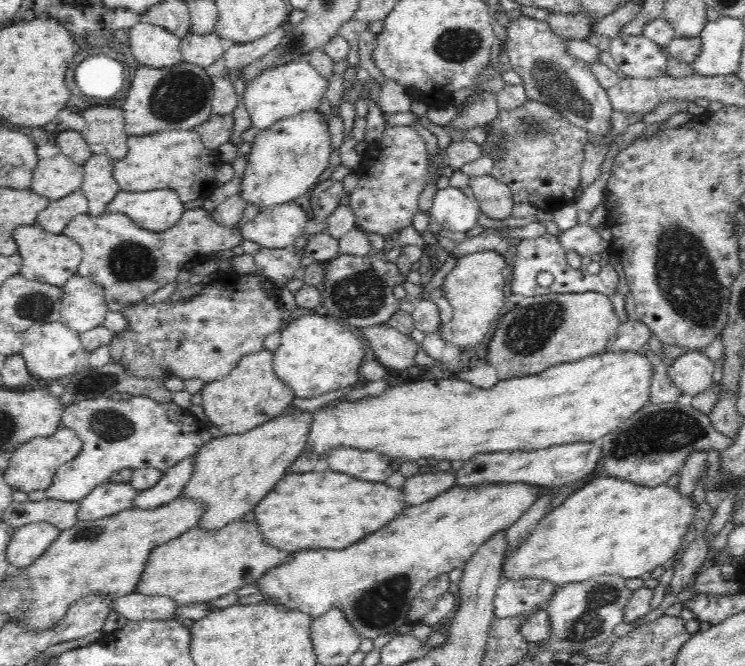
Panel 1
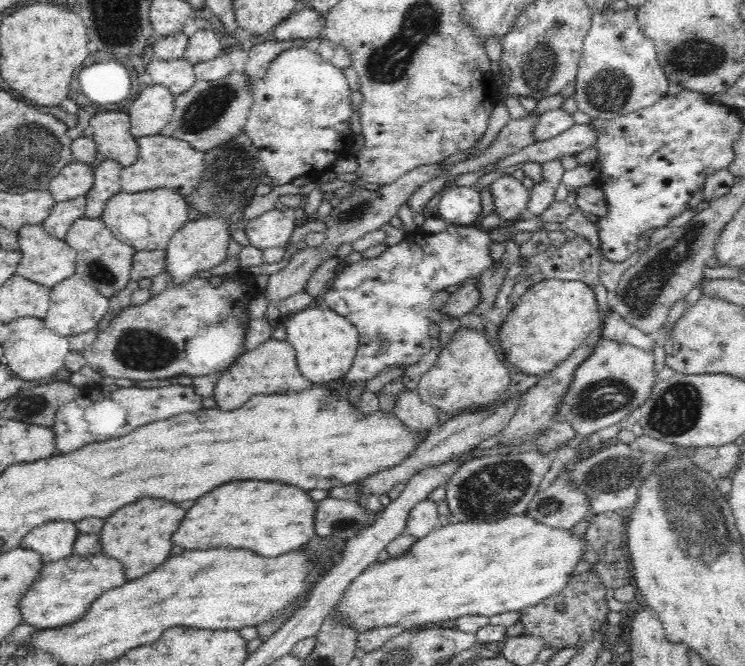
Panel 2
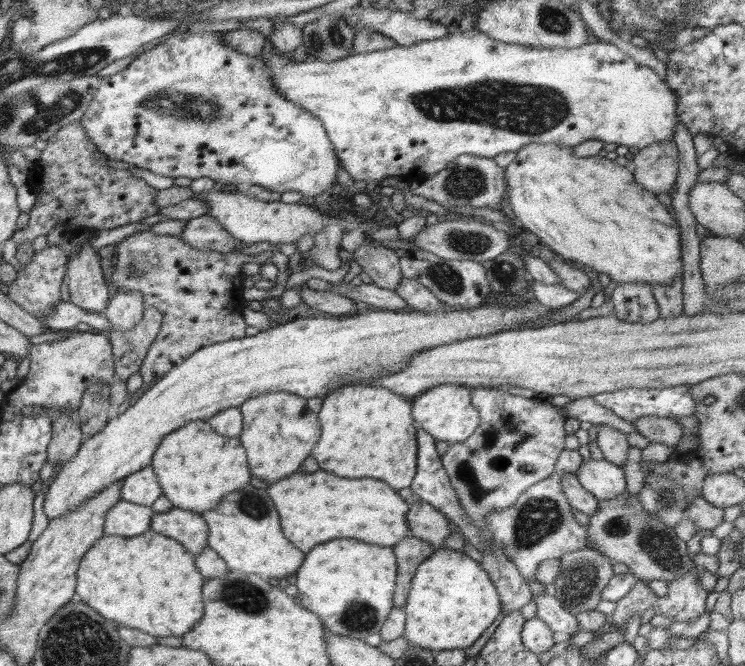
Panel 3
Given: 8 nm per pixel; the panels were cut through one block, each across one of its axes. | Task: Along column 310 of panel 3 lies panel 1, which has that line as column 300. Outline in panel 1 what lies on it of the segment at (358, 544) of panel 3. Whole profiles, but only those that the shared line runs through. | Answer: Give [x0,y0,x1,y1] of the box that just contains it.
[255,482,544,640]

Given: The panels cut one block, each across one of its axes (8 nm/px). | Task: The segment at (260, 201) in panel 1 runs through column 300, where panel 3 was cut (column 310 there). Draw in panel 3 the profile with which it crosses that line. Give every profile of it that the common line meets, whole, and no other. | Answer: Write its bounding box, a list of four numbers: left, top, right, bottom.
[79,32,339,196]

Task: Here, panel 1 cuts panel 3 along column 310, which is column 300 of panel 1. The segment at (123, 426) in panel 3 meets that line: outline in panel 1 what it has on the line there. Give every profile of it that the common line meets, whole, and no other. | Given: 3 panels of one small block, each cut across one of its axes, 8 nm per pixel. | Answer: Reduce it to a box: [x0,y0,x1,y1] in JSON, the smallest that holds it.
[273,315,368,399]

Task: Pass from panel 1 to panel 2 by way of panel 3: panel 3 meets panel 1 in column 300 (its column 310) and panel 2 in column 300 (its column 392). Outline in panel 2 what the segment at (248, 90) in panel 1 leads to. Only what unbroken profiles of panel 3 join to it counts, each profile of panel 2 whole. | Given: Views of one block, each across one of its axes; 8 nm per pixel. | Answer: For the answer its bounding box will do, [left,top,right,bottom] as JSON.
[244,47,354,186]

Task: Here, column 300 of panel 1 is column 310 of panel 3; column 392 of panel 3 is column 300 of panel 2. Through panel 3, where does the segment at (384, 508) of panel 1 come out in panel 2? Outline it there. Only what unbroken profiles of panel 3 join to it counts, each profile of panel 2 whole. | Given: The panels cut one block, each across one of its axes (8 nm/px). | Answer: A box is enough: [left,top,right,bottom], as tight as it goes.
[171,480,318,558]

